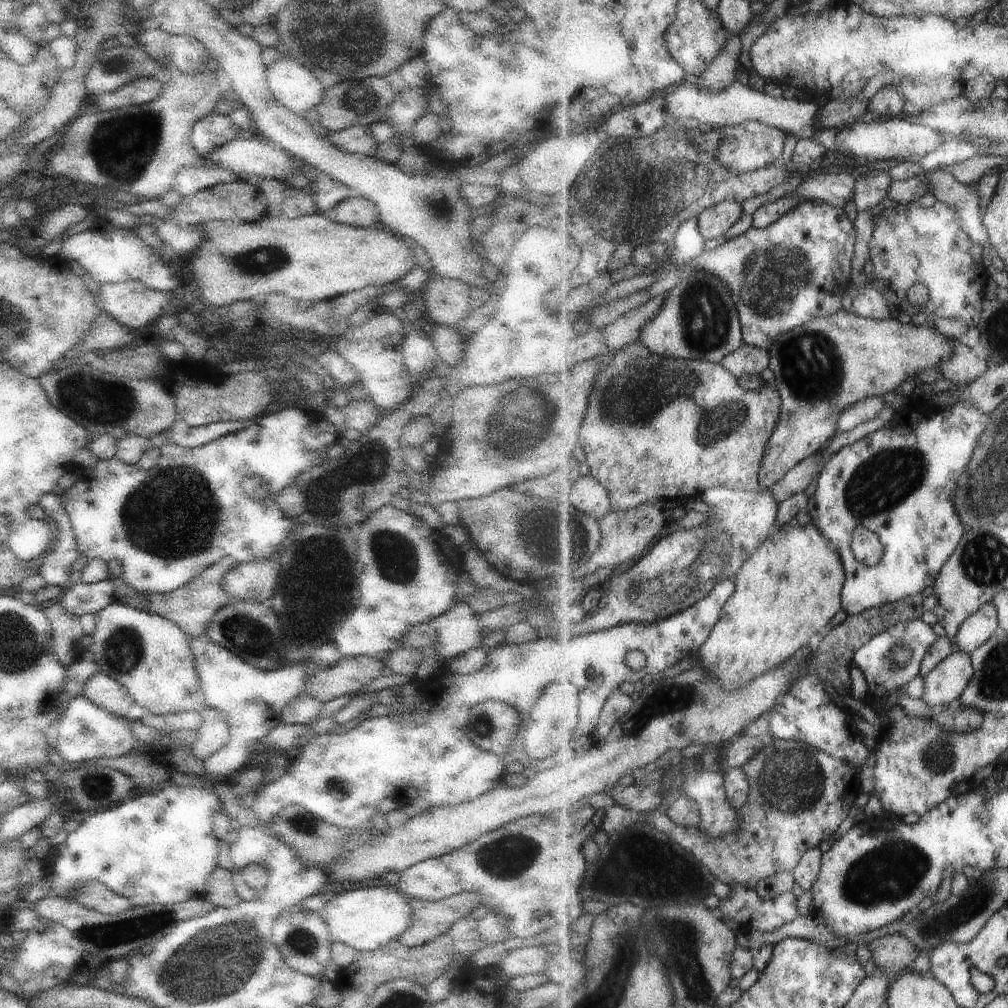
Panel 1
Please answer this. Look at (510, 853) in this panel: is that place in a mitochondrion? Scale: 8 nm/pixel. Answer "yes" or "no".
yes

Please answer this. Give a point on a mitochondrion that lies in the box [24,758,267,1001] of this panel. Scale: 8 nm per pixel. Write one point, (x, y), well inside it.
(146, 924)

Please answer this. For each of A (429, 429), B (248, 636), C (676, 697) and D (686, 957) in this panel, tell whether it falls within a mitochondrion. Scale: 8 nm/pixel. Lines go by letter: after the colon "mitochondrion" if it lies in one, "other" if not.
A: other
B: mitochondrion
C: mitochondrion
D: mitochondrion

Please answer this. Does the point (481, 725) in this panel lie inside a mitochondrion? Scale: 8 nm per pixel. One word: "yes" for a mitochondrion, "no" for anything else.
yes

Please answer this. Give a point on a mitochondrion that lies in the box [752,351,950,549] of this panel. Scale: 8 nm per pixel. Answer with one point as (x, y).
(884, 480)

